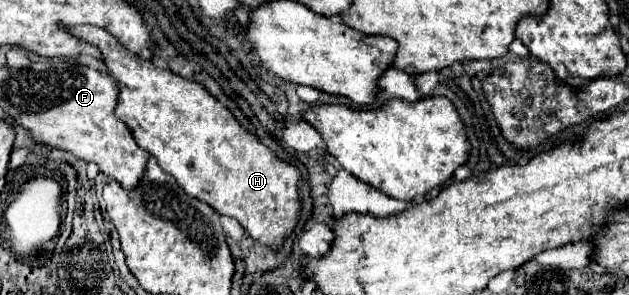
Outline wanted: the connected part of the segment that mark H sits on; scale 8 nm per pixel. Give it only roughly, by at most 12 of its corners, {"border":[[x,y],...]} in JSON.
{"border":[[100,27],[116,119],[190,197],[278,249],[300,173],[200,83]]}

